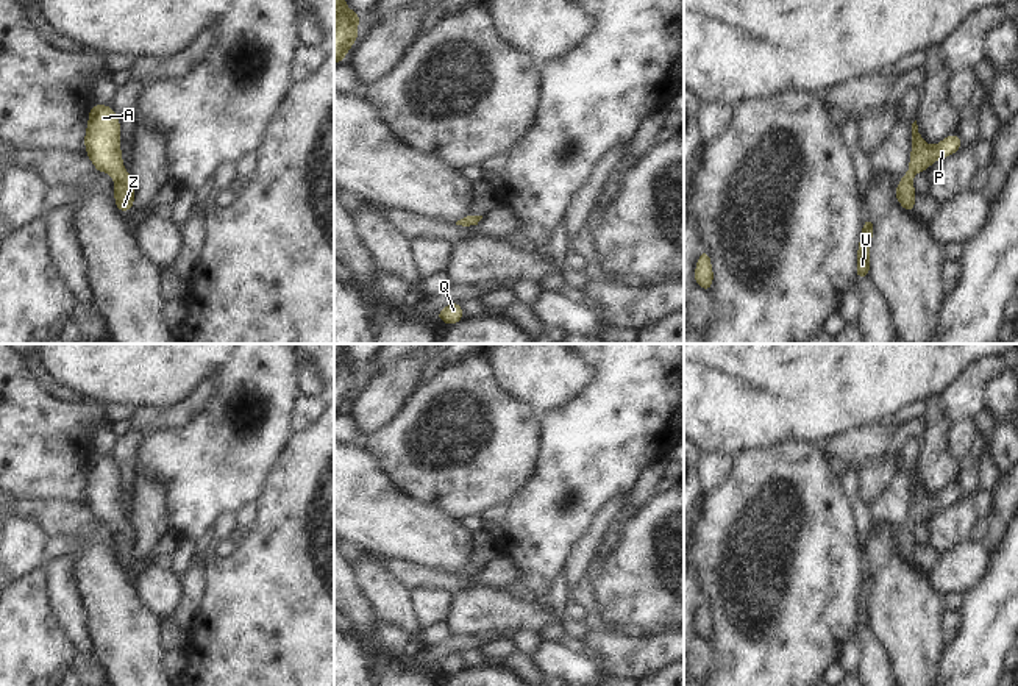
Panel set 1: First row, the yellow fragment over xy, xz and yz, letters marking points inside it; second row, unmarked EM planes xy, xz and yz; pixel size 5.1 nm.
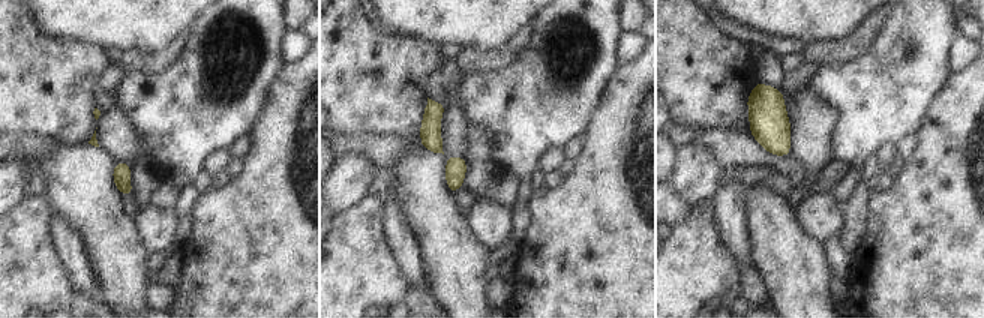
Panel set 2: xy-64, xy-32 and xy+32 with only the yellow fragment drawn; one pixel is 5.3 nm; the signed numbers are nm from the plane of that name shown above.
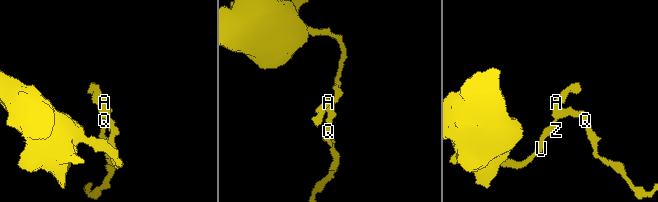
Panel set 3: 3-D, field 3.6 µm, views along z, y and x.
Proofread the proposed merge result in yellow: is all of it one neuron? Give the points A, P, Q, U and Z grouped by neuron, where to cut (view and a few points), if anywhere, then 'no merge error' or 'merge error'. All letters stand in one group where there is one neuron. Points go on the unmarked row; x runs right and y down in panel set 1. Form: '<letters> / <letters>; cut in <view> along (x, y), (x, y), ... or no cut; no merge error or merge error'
A P Q U Z; no cut; no merge error

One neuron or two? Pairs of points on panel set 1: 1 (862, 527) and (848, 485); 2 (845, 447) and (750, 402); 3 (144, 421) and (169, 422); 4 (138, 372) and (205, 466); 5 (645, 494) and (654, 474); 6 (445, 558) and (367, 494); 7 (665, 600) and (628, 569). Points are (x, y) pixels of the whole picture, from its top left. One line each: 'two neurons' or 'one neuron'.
1: one neuron
2: two neurons
3: one neuron
4: two neurons
5: one neuron
6: one neuron
7: one neuron

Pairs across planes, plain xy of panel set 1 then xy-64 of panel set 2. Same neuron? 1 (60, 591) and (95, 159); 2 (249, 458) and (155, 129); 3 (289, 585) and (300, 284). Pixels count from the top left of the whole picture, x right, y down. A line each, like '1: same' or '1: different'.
1: different
2: same
3: same

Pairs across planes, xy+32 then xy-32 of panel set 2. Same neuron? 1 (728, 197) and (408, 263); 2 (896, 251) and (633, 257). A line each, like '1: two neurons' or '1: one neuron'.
1: one neuron
2: one neuron

